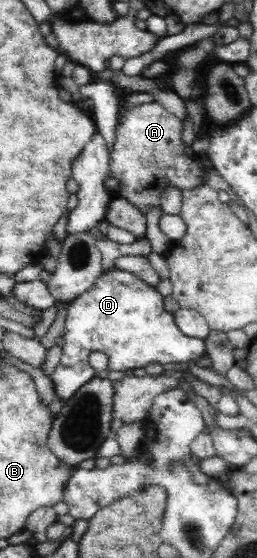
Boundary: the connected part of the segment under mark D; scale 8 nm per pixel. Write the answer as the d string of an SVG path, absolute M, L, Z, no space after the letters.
M114 266L108 271L103 271L89 290L68 302L65 334L62 336L65 345L62 347L59 365L51 375L56 395L63 400L63 404L71 400L75 393L96 377L96 371L91 368L88 360L92 352L105 354L109 359L108 369L113 372L144 368L154 362L161 365L197 362L201 357L206 356L204 340L189 338L181 333L181 329L173 320L173 313L165 312L163 297L154 286L143 282L138 275Z

